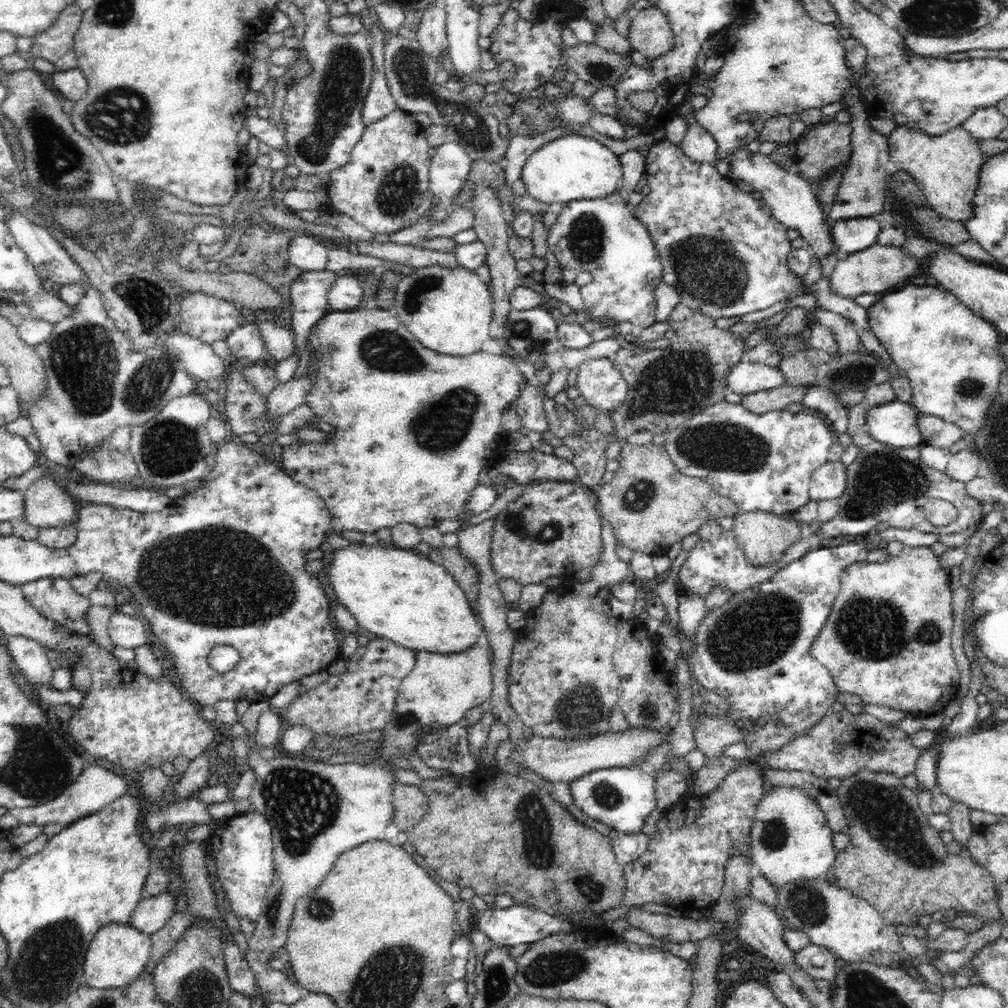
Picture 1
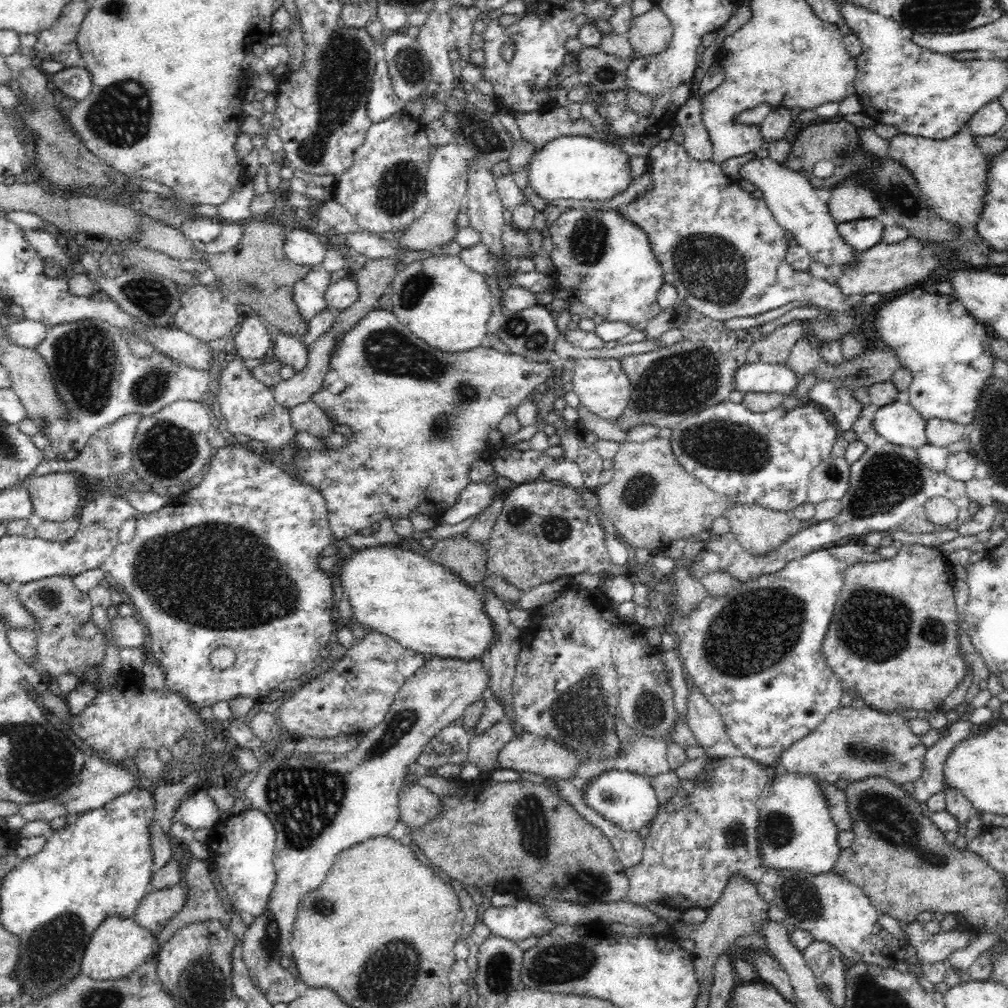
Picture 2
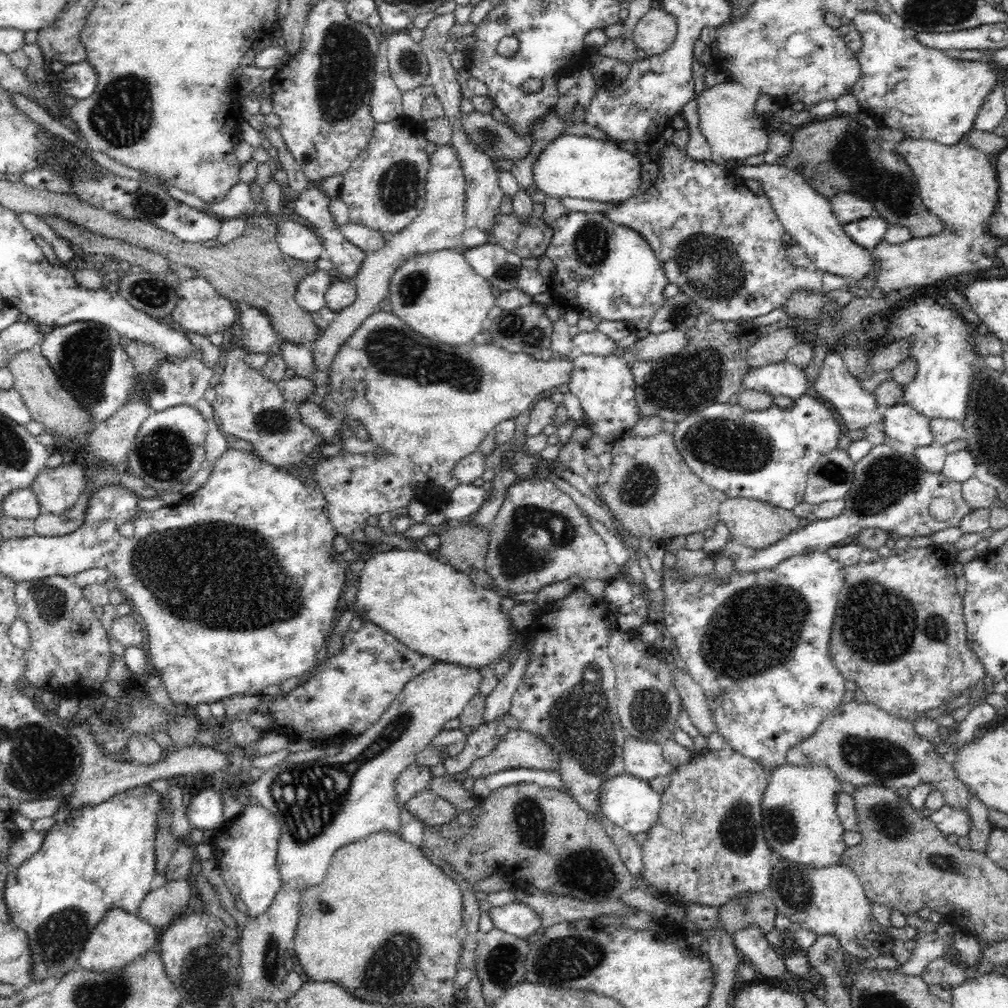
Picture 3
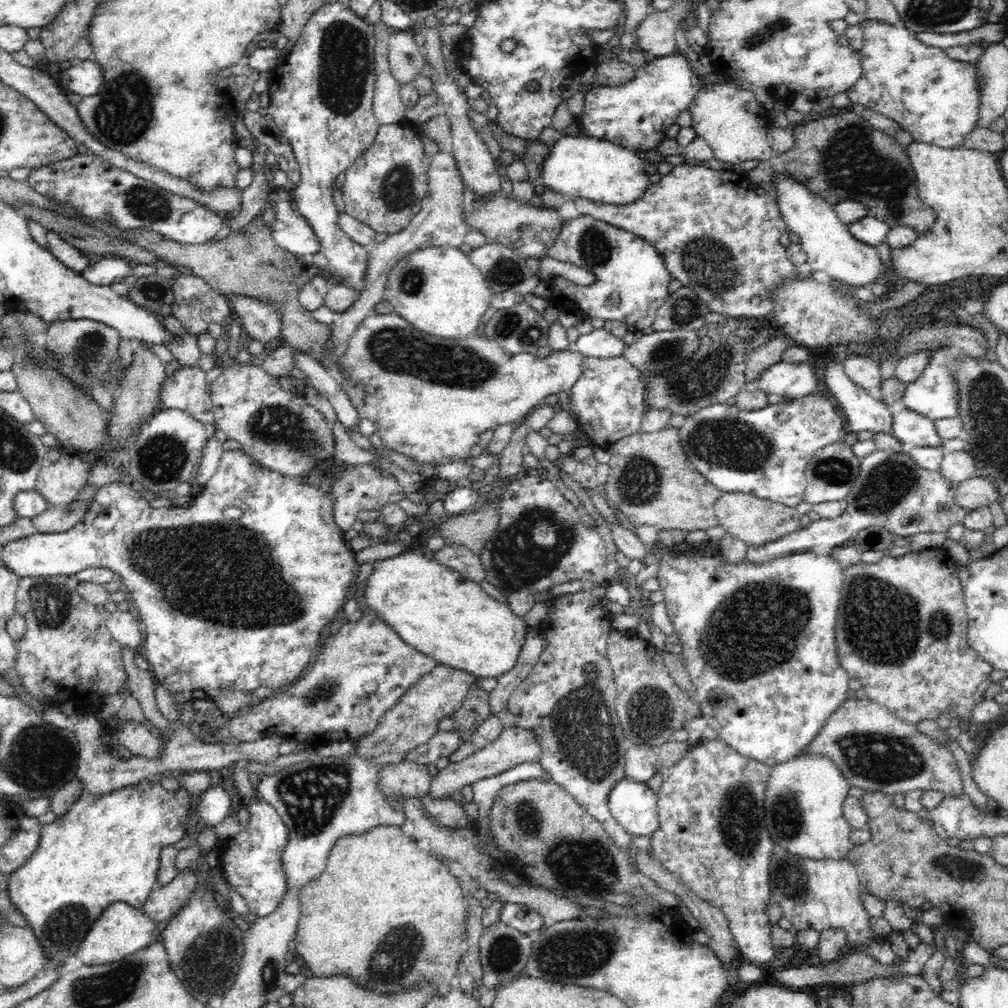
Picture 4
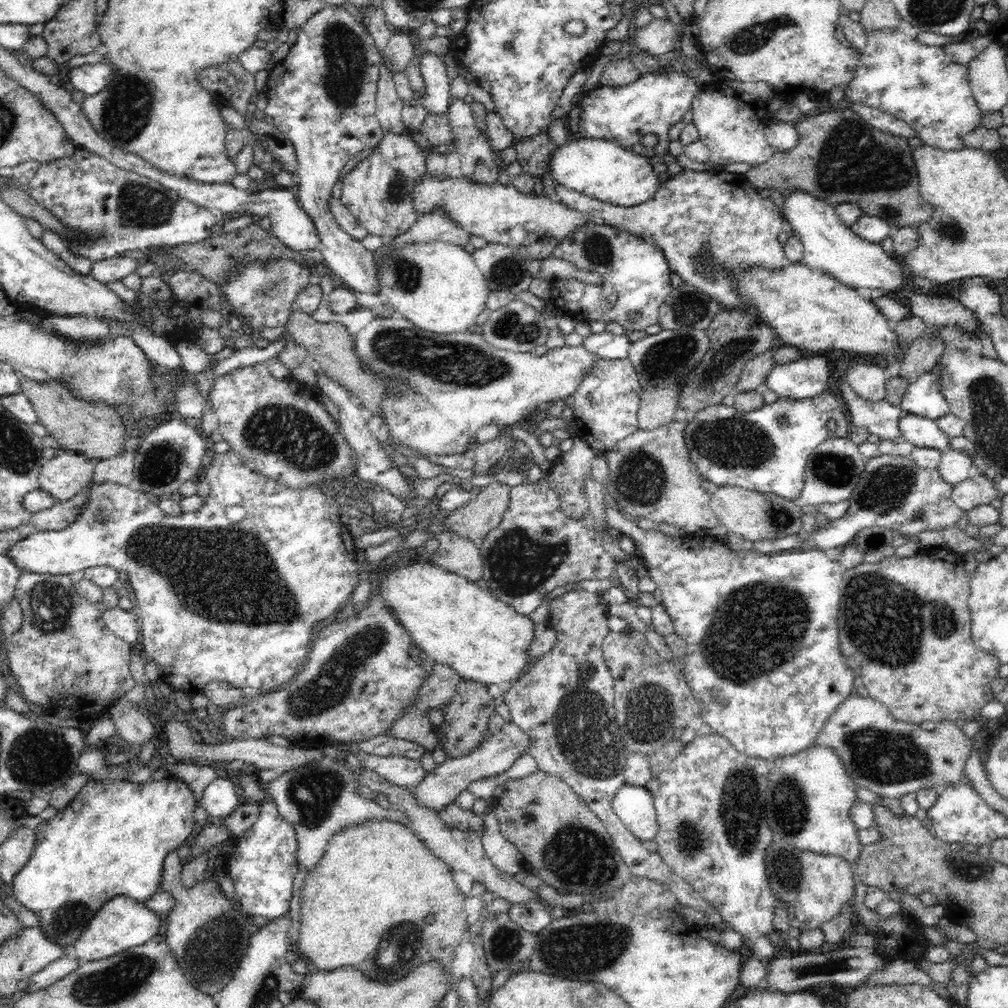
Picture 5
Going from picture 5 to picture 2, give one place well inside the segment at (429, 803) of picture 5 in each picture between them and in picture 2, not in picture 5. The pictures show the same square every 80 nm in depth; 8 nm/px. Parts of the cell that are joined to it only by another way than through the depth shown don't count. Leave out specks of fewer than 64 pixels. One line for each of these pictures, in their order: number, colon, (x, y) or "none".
2: (527, 752)
3: (519, 749)
4: (515, 745)

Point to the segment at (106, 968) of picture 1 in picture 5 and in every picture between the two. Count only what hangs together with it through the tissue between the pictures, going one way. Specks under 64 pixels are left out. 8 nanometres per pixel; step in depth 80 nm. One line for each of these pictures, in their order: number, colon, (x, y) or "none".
2: (118, 945)
3: (120, 937)
4: (122, 929)
5: (120, 923)

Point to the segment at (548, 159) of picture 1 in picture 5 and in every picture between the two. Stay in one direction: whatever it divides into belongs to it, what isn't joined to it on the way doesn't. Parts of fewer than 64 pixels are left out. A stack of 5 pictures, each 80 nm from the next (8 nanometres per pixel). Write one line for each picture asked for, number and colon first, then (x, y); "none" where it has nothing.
2: (578, 168)
3: (577, 166)
4: (598, 170)
5: (604, 170)

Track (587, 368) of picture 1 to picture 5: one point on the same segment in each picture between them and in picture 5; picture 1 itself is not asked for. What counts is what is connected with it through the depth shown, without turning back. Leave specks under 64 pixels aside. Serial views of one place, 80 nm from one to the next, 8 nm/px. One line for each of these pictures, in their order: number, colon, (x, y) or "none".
2: (603, 388)
3: (604, 385)
4: (609, 399)
5: (606, 405)

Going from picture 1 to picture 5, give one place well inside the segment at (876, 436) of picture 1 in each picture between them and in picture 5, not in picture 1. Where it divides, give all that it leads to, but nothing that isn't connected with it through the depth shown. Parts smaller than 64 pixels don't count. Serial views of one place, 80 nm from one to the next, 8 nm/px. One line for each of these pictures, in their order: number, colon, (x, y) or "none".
2: (898, 423)
3: (901, 423)
4: (908, 426)
5: (921, 432)

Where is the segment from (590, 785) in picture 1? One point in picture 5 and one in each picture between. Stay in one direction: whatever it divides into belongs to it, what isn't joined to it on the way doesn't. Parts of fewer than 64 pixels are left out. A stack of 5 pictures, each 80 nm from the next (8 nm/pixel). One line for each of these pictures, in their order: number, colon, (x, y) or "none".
2: (627, 799)
3: (631, 803)
4: (634, 805)
5: (634, 805)

